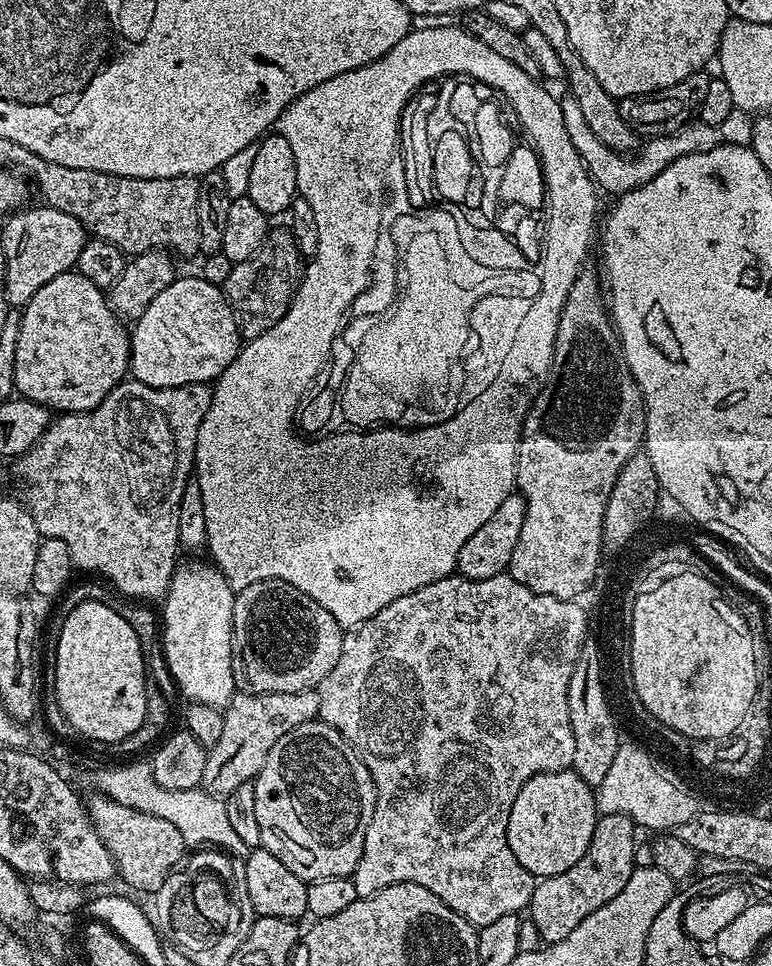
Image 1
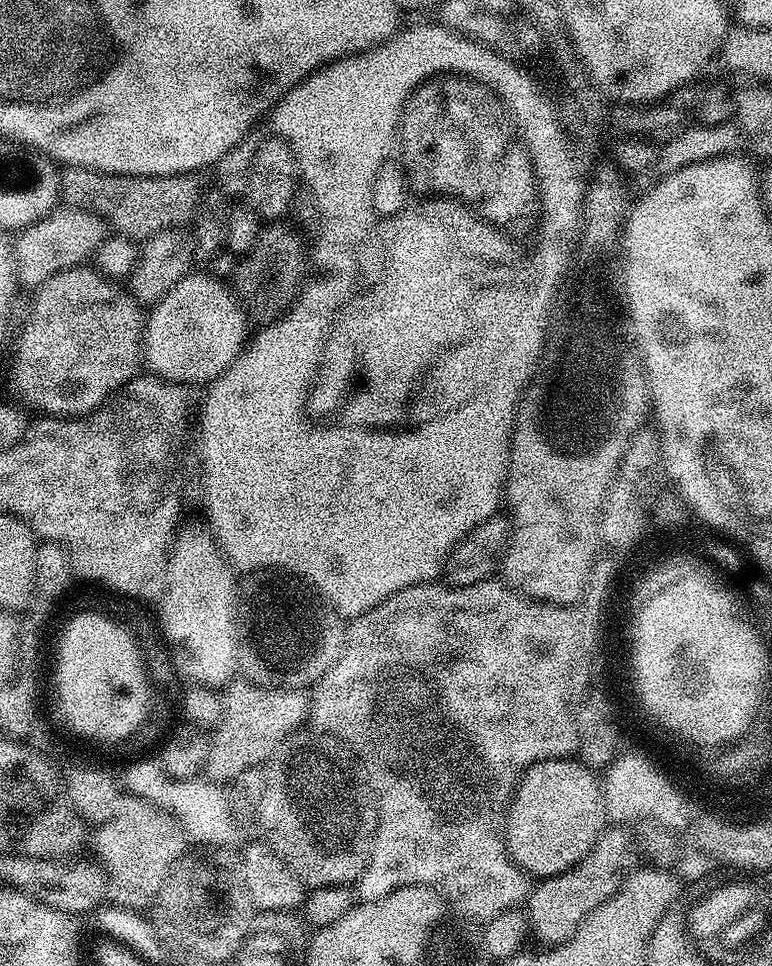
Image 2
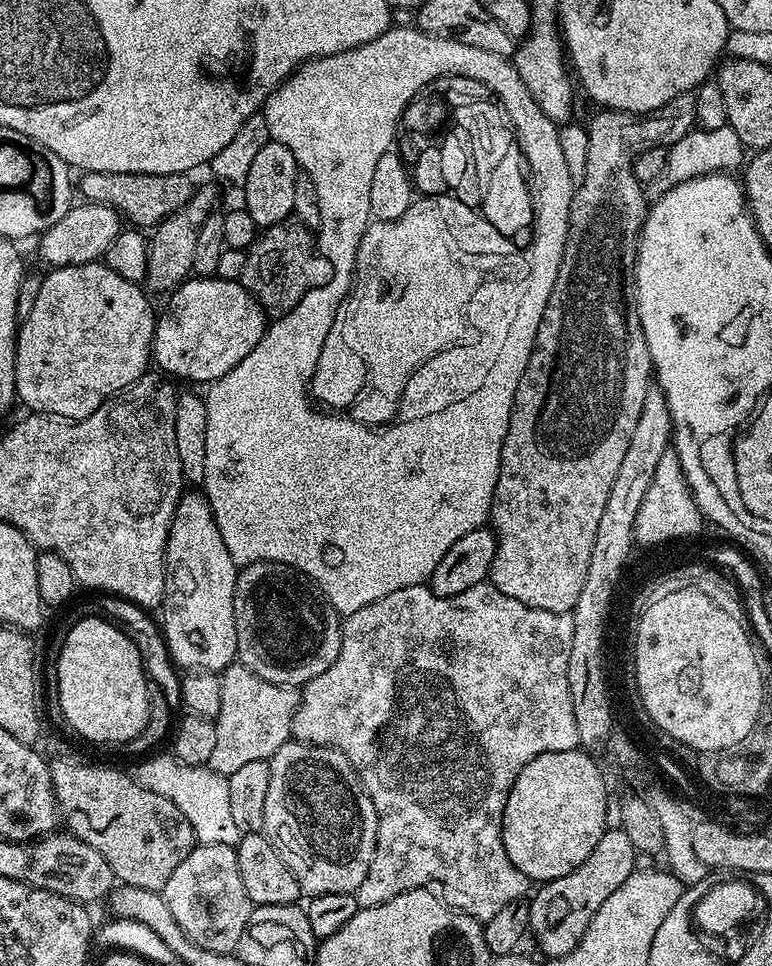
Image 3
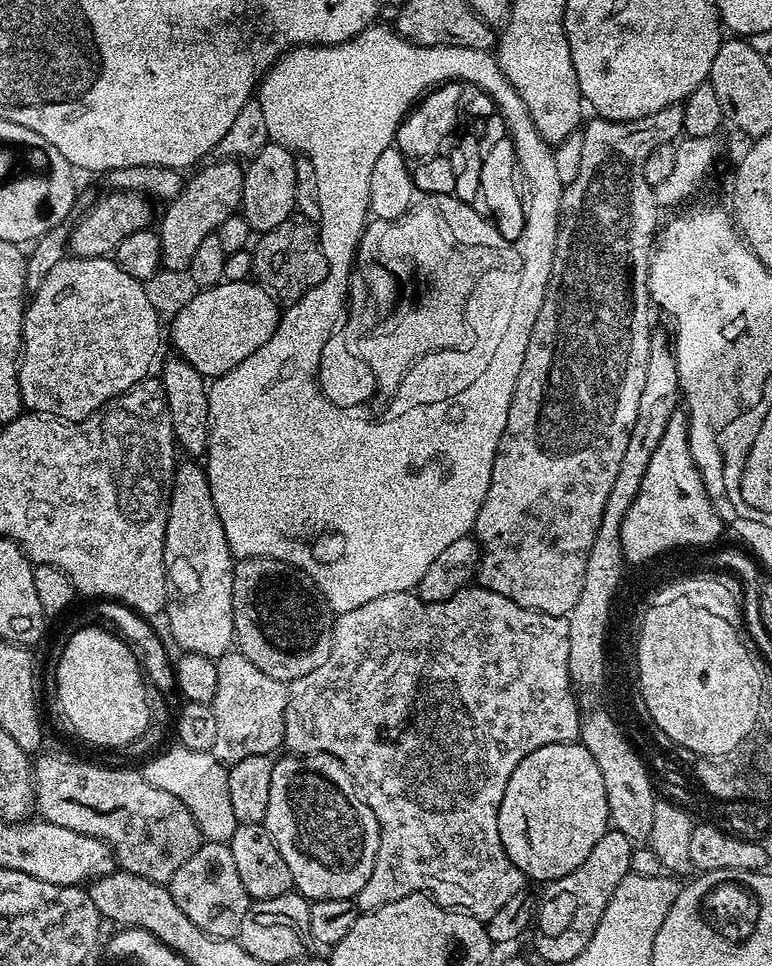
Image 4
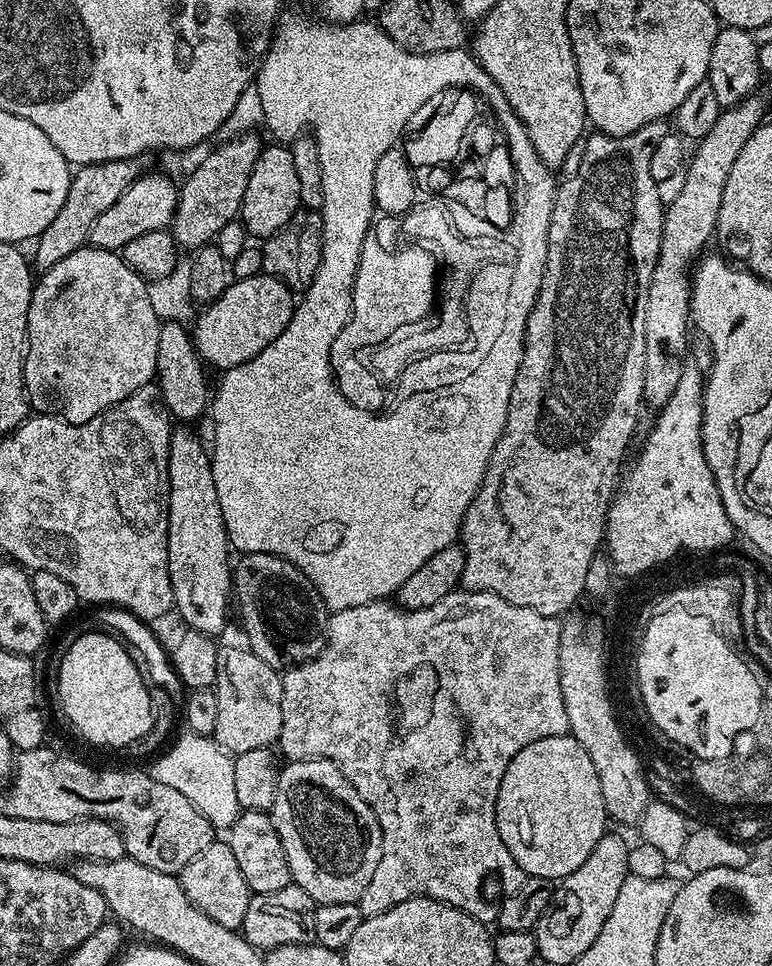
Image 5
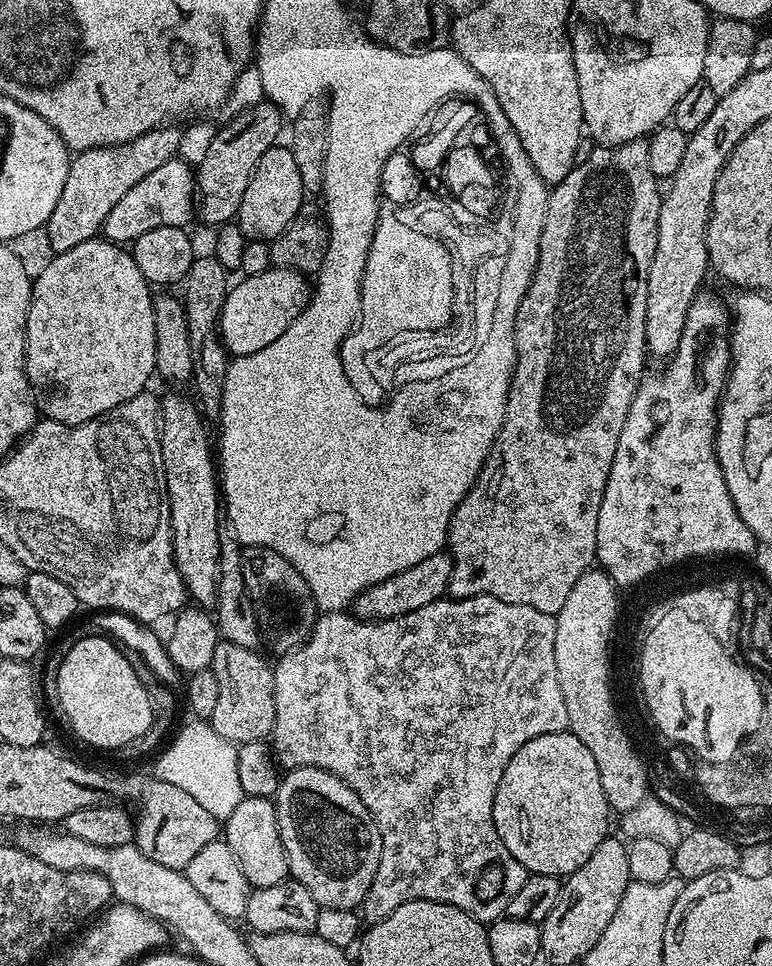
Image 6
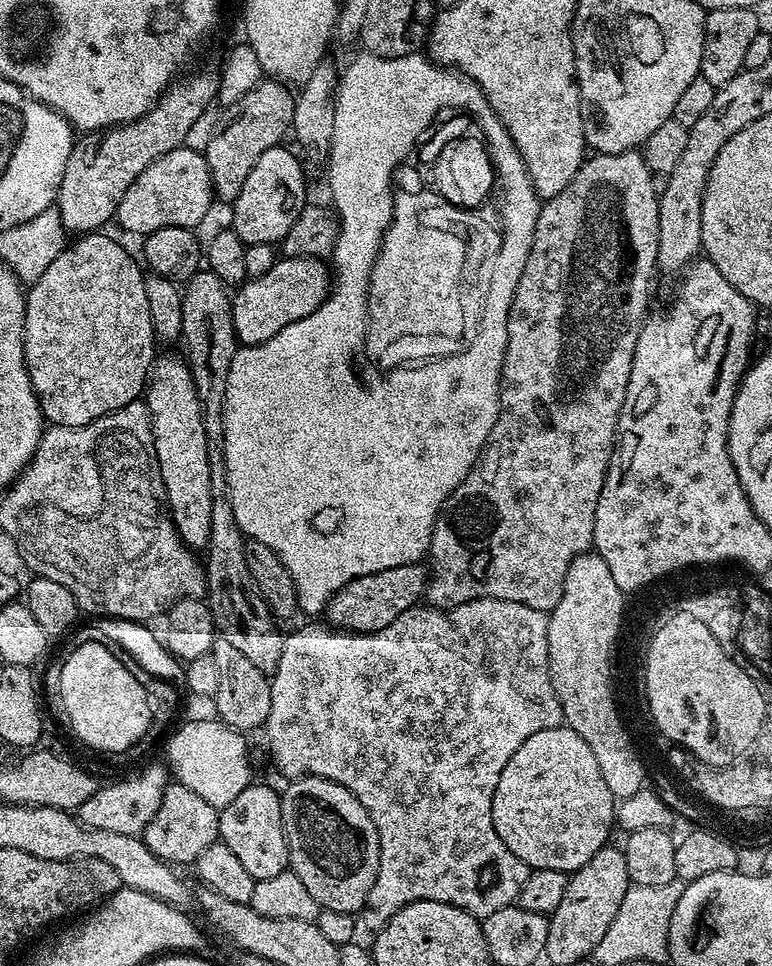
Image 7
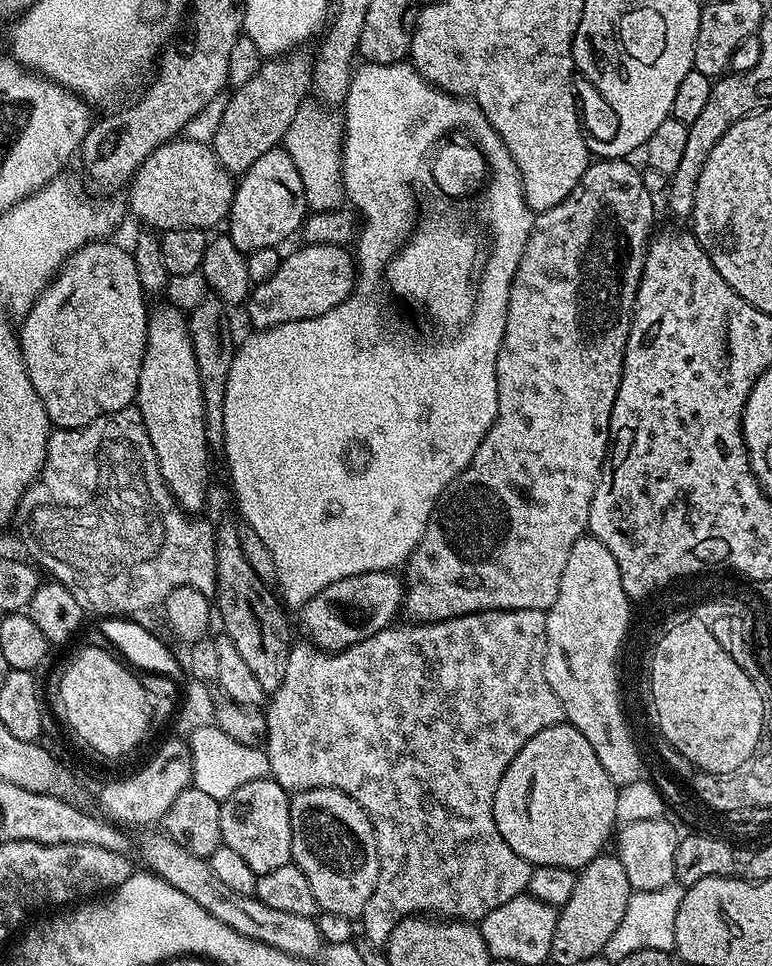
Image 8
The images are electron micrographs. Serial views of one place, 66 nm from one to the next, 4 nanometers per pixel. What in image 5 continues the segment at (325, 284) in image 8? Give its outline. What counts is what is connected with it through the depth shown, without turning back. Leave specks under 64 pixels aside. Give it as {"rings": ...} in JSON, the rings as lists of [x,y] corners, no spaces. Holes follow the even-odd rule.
{"rings":[[[259,274],[241,280],[233,279],[228,289],[205,307],[208,308],[205,312],[200,317],[199,315],[195,317],[196,325],[191,325],[190,333],[197,355],[205,365],[213,364],[214,367],[220,368],[219,370],[227,370],[254,358],[254,354],[262,354],[262,350],[266,350],[266,346],[270,346],[270,342],[274,342],[274,338],[278,338],[282,330],[286,330],[297,303],[293,289],[273,276]]]}

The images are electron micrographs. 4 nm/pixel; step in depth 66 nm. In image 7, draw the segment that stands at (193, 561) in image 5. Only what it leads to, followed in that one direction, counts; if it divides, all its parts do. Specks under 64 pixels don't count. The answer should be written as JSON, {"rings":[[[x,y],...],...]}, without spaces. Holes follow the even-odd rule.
{"rings":[[[160,354],[155,357],[146,385],[146,403],[172,524],[188,548],[204,550],[208,547],[211,526],[210,469],[206,460],[204,415],[198,390],[194,390],[194,378],[187,363],[177,356]]]}

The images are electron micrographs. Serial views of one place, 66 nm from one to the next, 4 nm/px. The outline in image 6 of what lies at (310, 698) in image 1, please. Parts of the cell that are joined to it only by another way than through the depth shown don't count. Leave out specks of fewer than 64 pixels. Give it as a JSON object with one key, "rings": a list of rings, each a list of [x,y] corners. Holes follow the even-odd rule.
{"rings":[[[221,639],[216,643],[212,673],[218,678],[218,703],[210,718],[212,728],[231,744],[241,745],[271,737],[274,726],[274,668],[255,648]]]}

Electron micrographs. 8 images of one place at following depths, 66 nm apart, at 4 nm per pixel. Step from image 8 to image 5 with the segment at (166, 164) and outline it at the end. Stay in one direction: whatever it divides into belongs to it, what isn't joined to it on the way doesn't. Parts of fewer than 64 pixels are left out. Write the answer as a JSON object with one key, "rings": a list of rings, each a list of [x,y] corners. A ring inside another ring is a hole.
{"rings":[[[145,174],[135,180],[128,189],[110,206],[110,210],[98,214],[94,226],[90,226],[88,244],[93,248],[120,252],[126,246],[126,242],[138,238],[141,234],[150,234],[154,230],[165,230],[172,223],[172,215],[176,212],[177,185],[172,185],[168,176],[151,176]]]}

